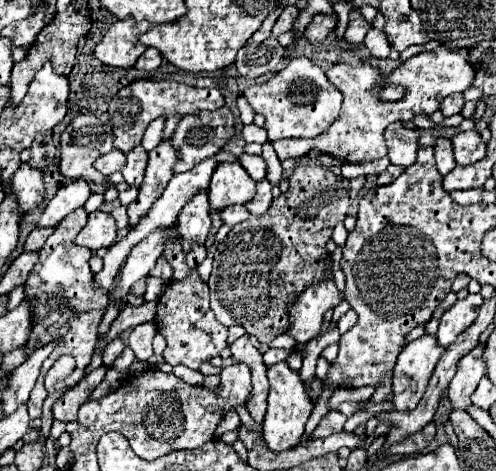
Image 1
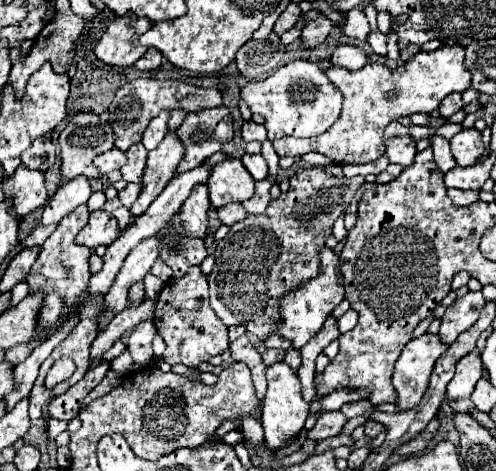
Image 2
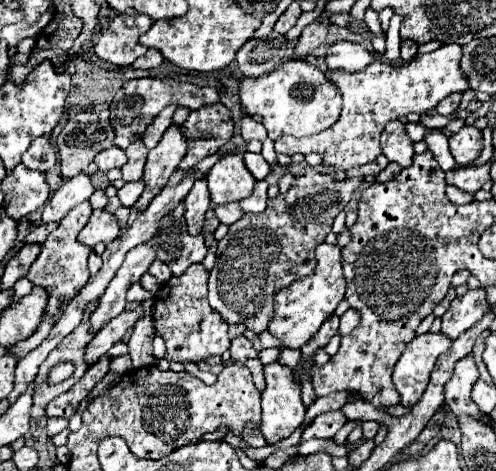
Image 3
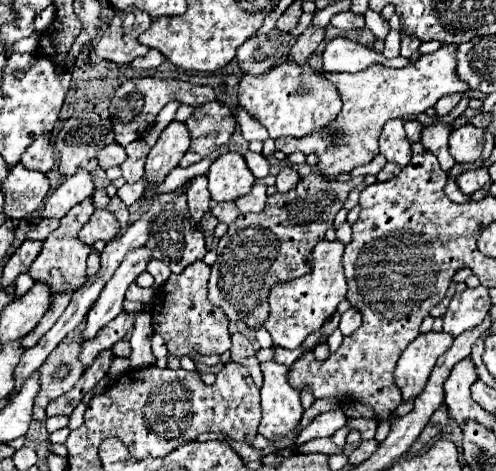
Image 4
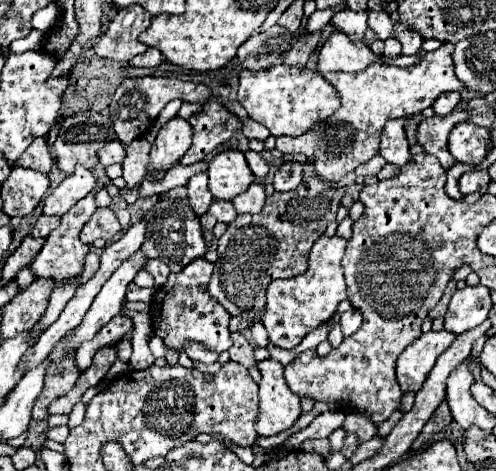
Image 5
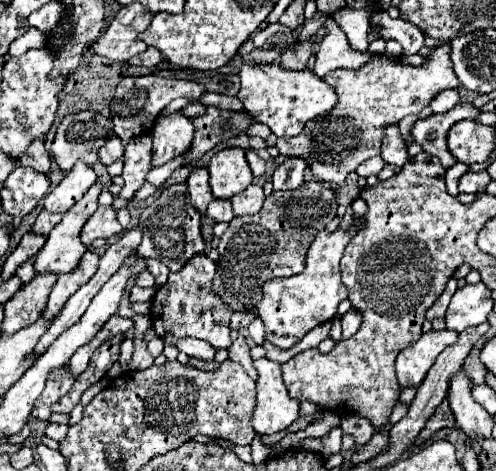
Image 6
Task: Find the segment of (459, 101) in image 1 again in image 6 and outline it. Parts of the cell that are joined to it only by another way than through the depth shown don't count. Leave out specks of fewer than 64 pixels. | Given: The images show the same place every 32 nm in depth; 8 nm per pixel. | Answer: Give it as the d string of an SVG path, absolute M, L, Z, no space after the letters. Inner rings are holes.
M444 90L444 92L440 92L438 96L432 98L430 108L432 108L434 114L444 114L444 112L448 112L454 104L458 104L458 100L460 100L458 90Z

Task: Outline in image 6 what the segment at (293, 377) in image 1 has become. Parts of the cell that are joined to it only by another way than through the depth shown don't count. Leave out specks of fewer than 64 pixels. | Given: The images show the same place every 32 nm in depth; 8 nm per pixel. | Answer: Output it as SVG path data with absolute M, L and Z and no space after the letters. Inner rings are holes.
M260 358L254 360L254 368L258 370L258 396L252 414L252 426L258 434L282 432L298 418L300 406L294 398L288 396L278 362Z

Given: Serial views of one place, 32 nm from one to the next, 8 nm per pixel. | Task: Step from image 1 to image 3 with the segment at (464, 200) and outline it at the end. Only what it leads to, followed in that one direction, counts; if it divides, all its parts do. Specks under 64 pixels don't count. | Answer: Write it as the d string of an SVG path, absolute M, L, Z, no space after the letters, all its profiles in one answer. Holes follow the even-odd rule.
M446 186L446 196L448 196L448 198L450 198L450 202L454 202L454 204L468 204L468 202L472 202L472 200L474 200L474 198L472 198L472 194L460 192L460 190L452 188L452 186Z

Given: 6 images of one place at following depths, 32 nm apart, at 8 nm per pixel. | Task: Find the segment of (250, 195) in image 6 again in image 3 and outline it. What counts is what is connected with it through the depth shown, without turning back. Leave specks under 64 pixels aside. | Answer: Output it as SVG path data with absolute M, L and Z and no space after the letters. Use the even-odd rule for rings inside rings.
M264 180L256 182L252 196L248 196L248 198L244 198L244 200L238 202L240 208L242 208L244 212L252 212L252 214L264 212L264 208L266 208L266 200L268 200L266 190L268 190L268 182L264 182Z

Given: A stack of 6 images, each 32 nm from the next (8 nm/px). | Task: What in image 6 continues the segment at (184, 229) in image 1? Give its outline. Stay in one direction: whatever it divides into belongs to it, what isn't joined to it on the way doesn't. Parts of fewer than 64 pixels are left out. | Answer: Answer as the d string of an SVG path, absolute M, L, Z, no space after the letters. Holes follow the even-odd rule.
M192 168L190 176L186 180L188 184L188 192L190 192L190 202L192 206L204 214L208 202L214 198L210 192L210 184L208 184L210 176L208 176L208 168Z

